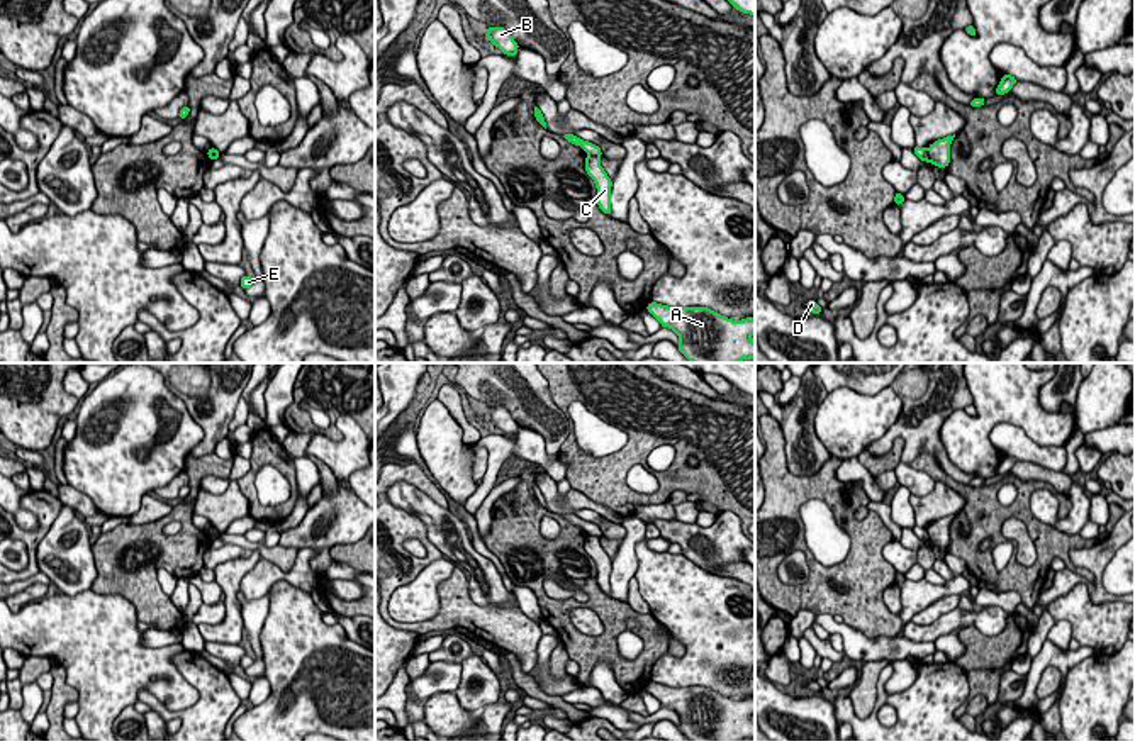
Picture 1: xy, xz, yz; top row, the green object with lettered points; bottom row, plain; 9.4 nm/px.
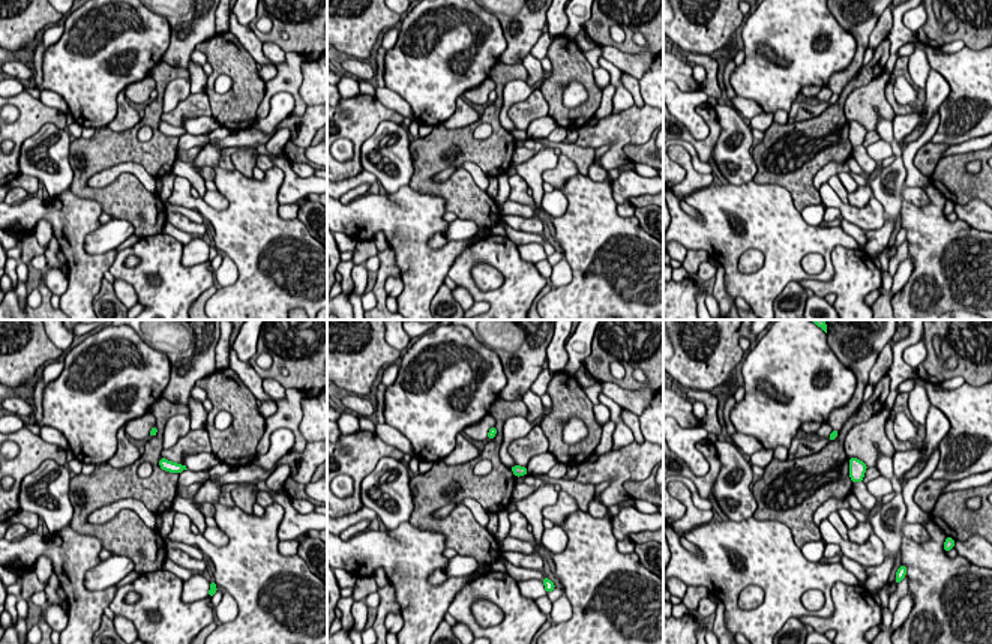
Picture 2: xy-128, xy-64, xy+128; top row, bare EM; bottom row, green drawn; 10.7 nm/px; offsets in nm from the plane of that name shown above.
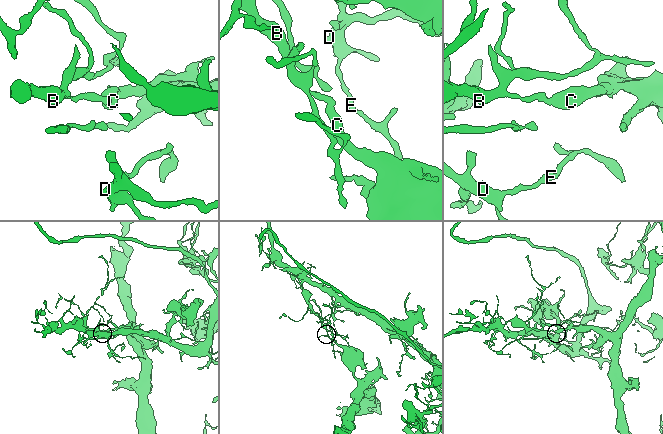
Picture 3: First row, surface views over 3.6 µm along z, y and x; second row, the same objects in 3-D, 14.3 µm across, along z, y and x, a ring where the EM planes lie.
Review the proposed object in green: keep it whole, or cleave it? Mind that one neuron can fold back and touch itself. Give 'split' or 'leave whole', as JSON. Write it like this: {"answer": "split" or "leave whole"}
{"answer": "split"}

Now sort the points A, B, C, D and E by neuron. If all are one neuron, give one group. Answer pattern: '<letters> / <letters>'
A C / B D E

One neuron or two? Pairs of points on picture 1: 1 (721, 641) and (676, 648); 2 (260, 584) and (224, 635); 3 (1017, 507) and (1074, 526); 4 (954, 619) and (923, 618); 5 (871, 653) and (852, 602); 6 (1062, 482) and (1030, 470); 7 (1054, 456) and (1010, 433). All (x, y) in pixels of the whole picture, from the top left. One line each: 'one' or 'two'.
1: two
2: two
3: two
4: two
5: two
6: one
7: one

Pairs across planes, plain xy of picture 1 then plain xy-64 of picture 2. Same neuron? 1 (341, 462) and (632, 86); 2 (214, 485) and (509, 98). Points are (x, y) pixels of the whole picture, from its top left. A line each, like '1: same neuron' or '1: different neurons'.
1: different neurons
2: same neuron

